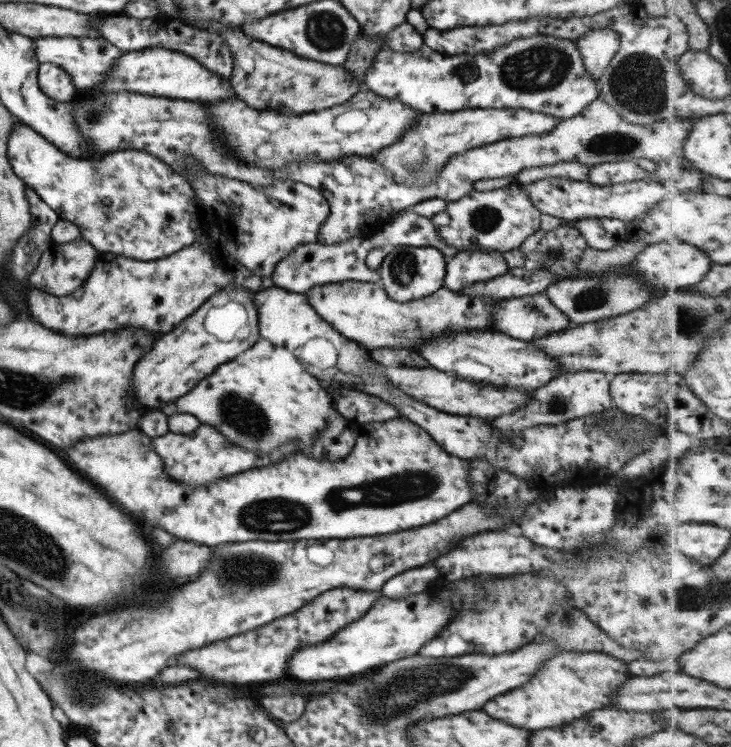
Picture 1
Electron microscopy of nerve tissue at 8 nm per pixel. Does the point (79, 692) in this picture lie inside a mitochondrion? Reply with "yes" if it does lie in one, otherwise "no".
yes

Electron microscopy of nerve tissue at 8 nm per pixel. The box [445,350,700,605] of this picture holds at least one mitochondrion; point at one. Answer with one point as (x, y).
(556, 404)

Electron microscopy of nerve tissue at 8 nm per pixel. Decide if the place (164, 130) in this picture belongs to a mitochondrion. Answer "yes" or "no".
no

